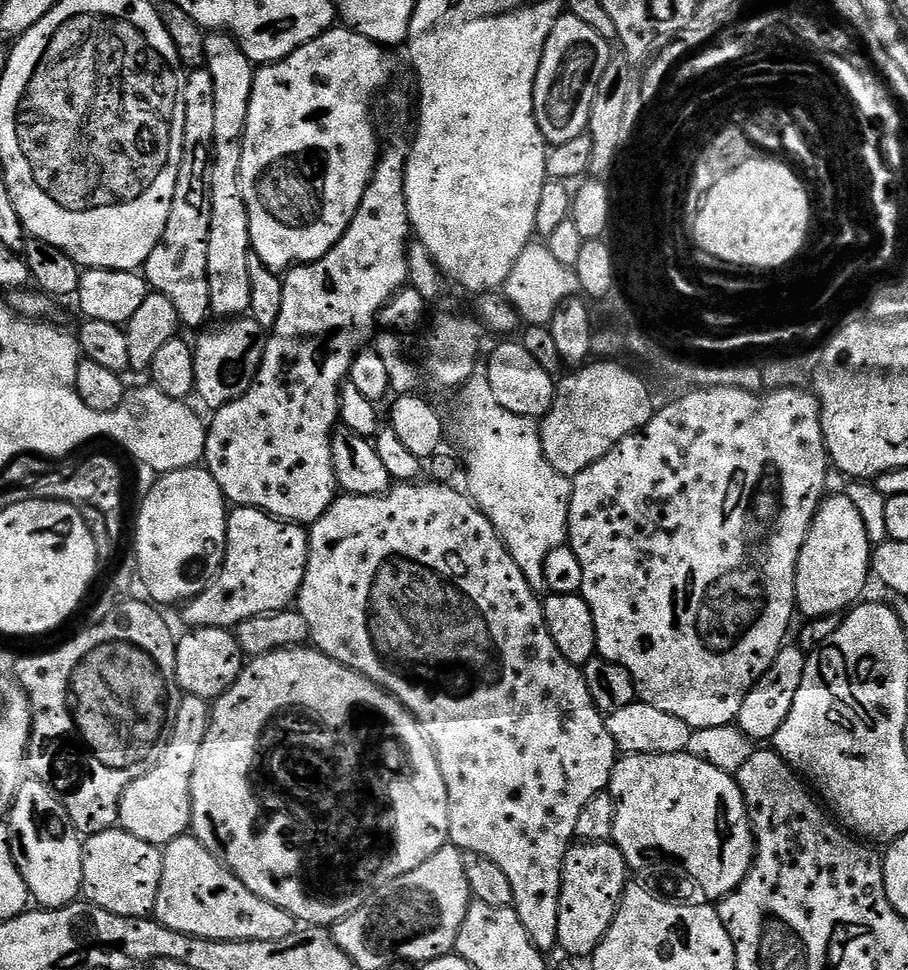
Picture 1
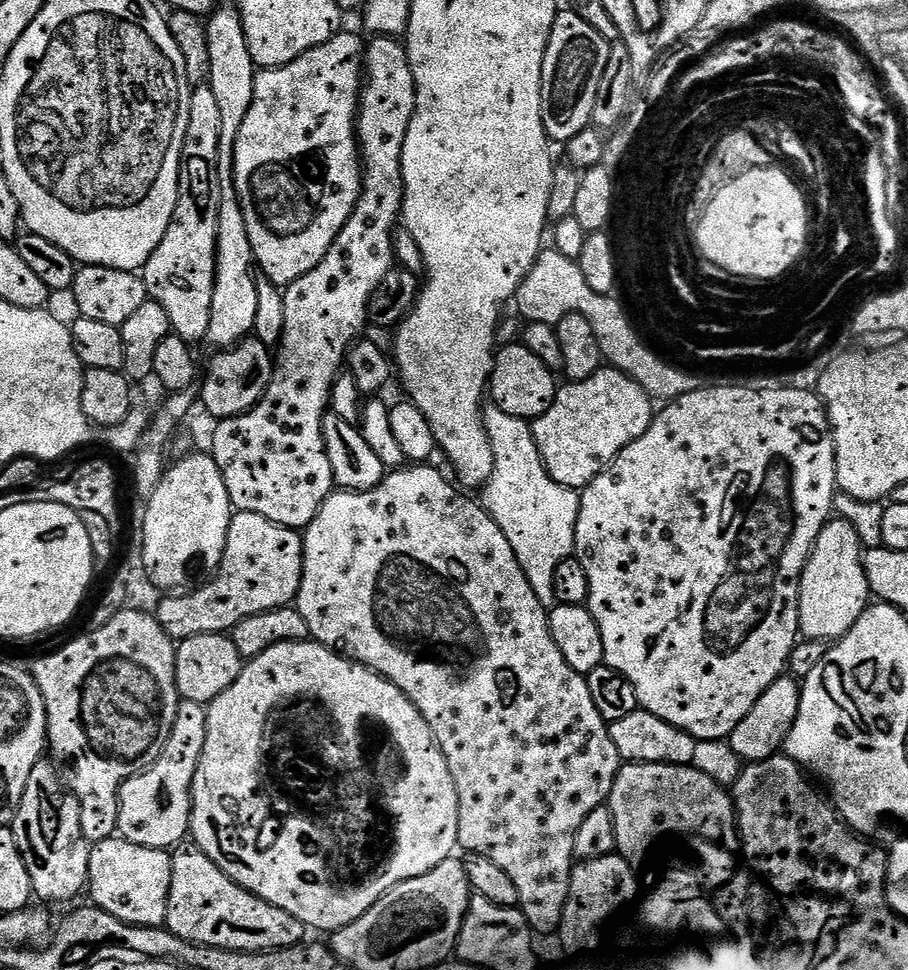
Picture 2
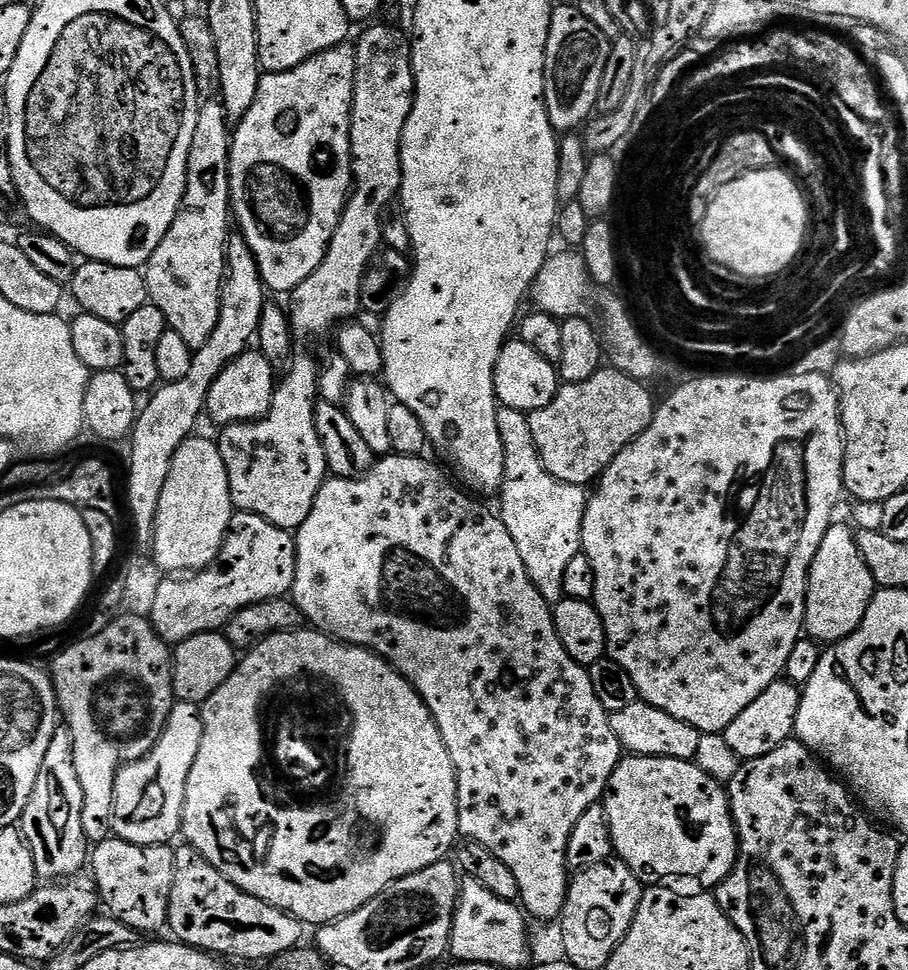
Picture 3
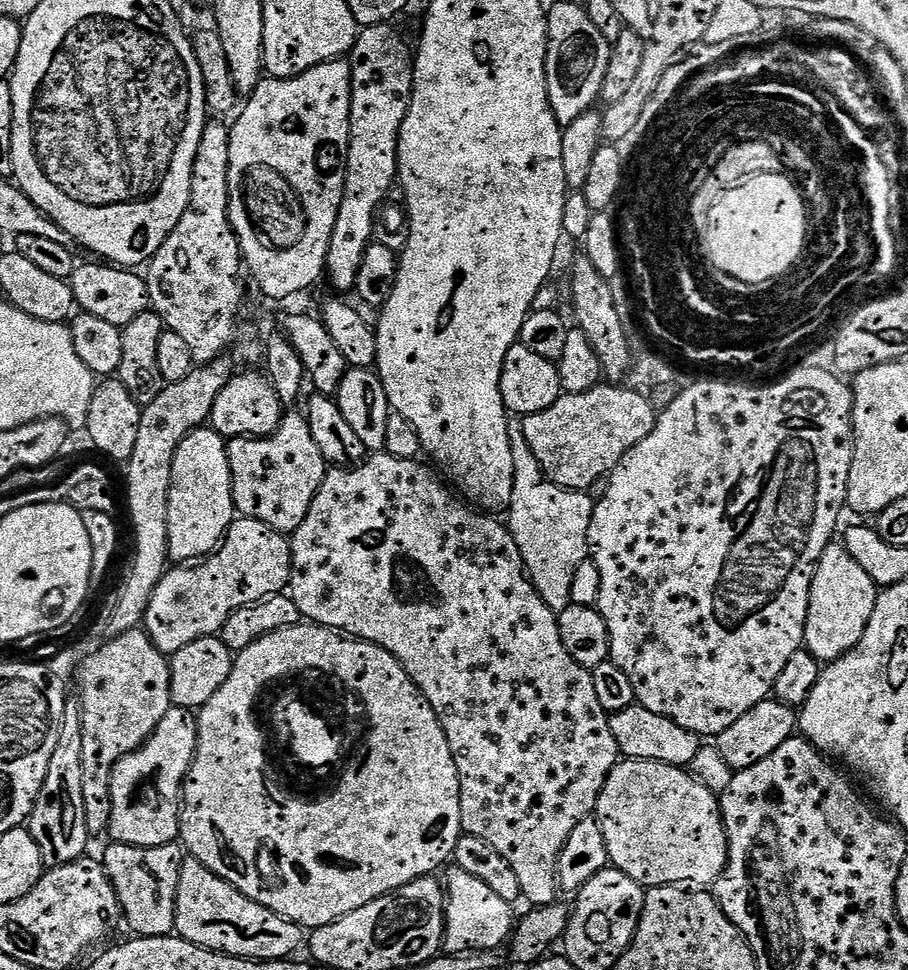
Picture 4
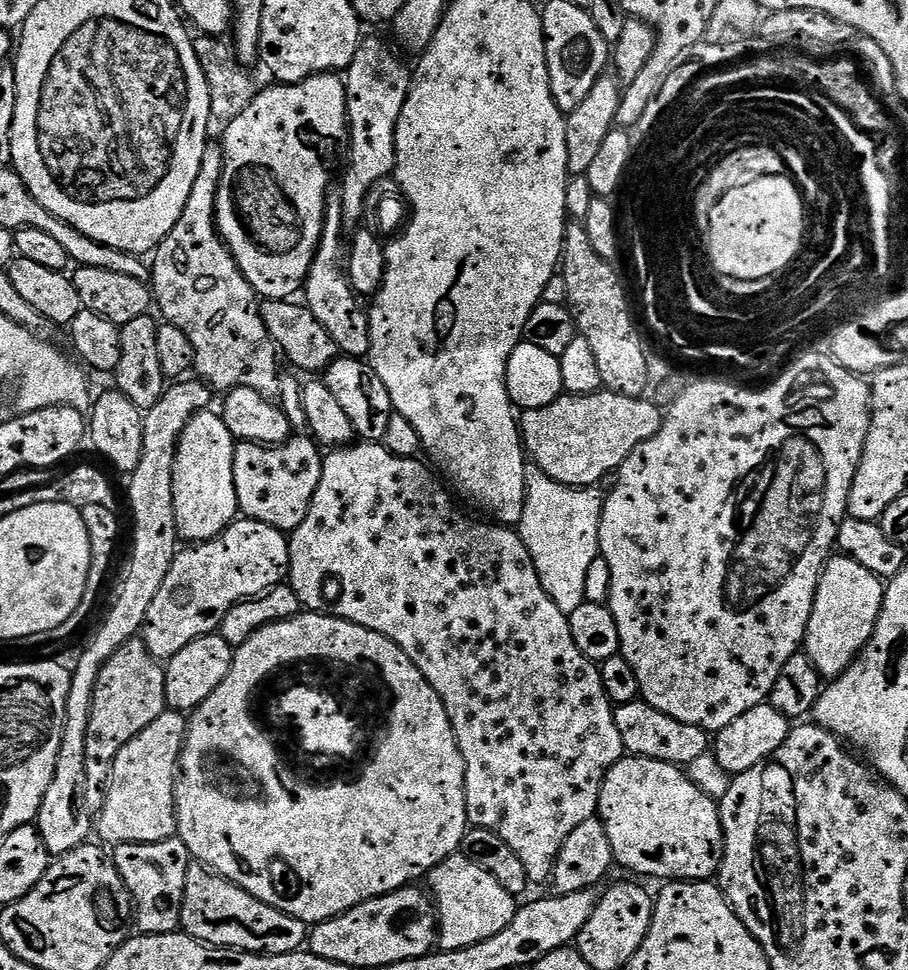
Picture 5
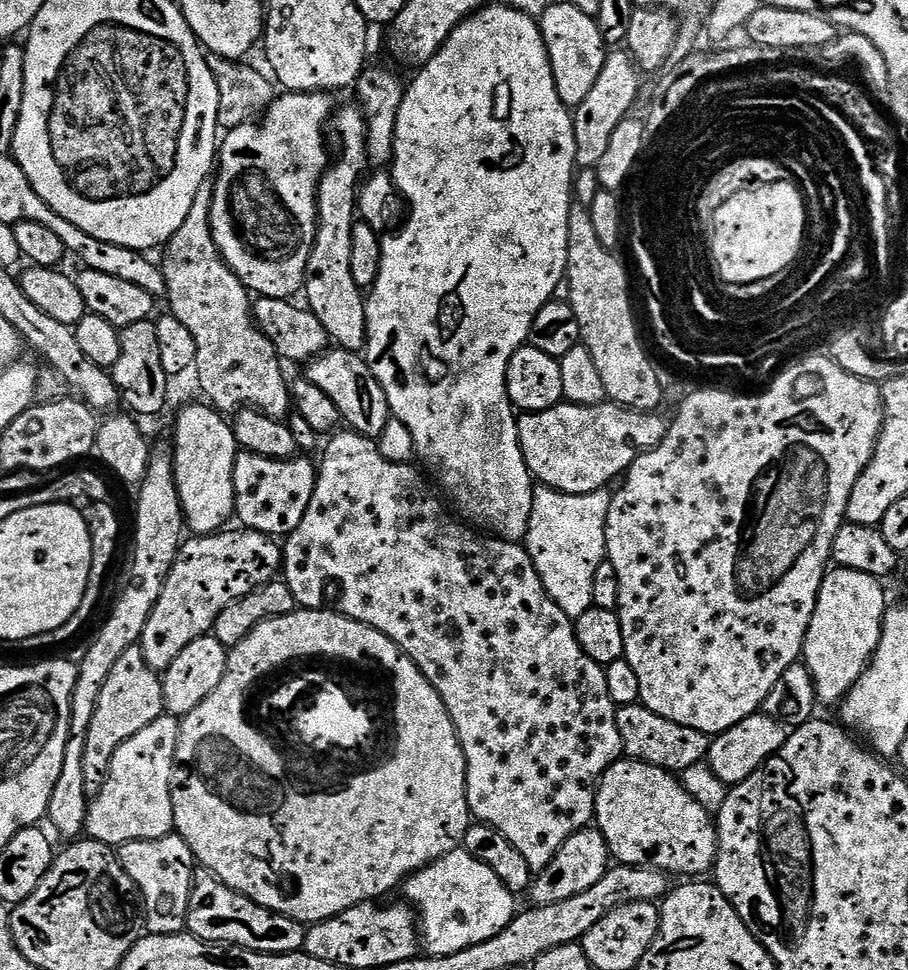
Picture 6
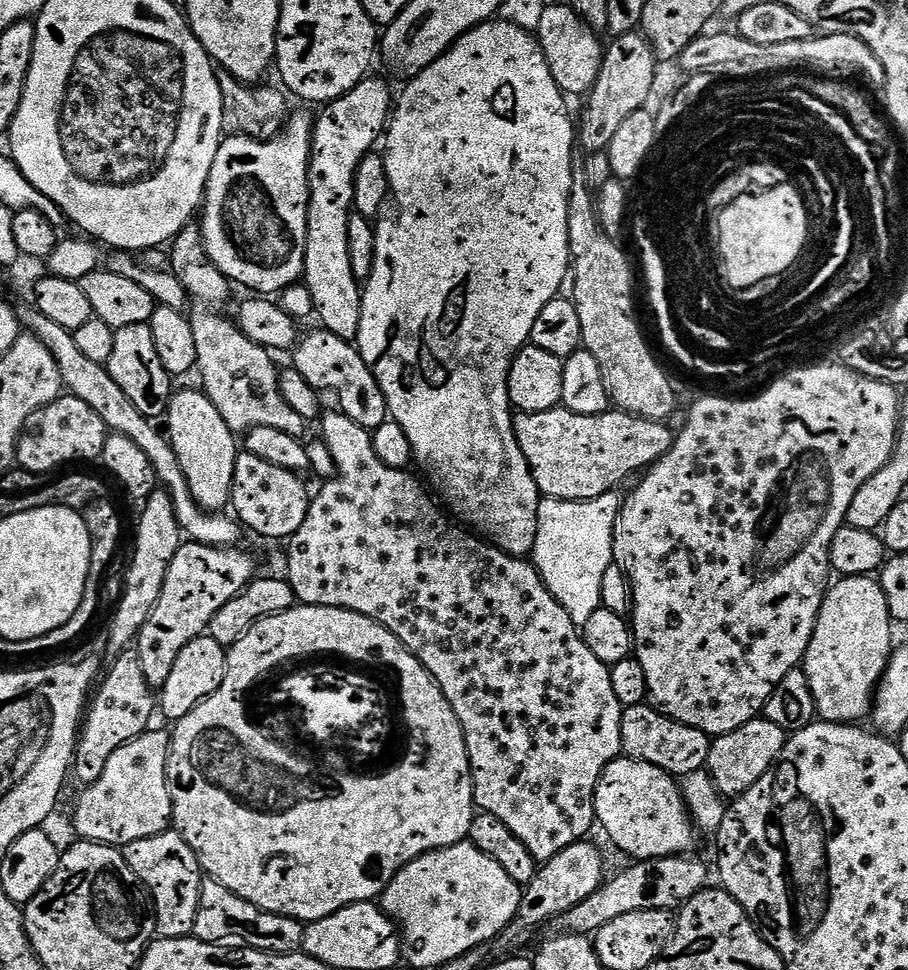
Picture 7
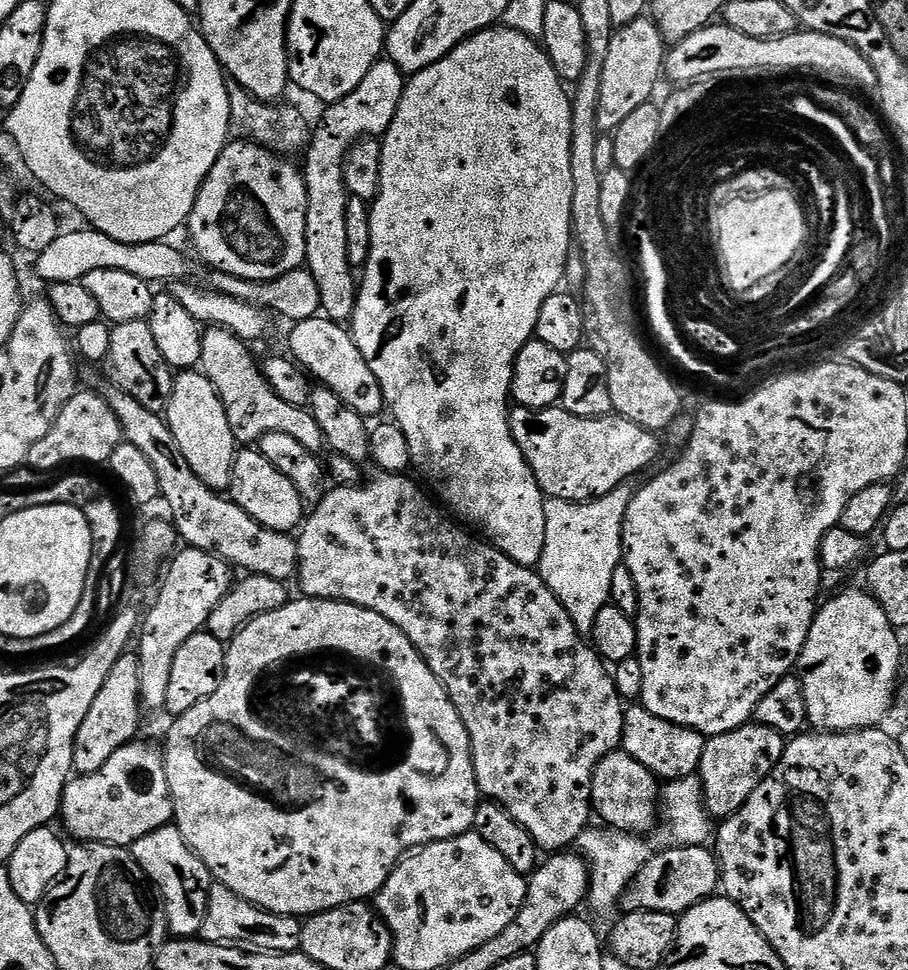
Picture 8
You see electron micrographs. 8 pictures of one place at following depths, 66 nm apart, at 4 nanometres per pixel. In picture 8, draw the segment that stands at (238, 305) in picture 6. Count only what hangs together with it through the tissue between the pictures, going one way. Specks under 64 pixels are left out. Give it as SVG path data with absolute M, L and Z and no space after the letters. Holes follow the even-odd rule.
M212 326L204 332L202 358L199 362L204 377L212 383L226 410L226 418L230 422L237 445L255 445L266 434L290 434L290 438L302 442L308 452L319 453L326 441L311 411L290 406L290 402L282 402L282 398L278 398L278 394L274 394L274 390L266 382L263 367L258 360L256 364L248 348L251 347L239 340L234 333Z

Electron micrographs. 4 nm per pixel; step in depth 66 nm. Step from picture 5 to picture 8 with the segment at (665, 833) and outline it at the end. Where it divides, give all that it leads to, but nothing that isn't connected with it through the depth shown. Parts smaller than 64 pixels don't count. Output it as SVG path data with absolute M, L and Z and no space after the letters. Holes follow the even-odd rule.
M617 750L606 754L606 758L598 762L592 779L592 806L595 815L600 815L609 829L633 834L639 833L639 828L651 829L657 823L661 800L662 788L658 777L646 770L642 762L630 758L630 754Z

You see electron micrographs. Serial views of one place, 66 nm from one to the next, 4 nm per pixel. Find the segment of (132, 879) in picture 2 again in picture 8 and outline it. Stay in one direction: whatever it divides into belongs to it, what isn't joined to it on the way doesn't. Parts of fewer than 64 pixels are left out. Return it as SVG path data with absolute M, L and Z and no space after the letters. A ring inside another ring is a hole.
M175 823L164 824L158 830L138 838L138 842L130 845L130 851L163 903L169 933L176 938L199 937L206 922L208 899L214 881L210 870L206 870L194 850L186 846L186 838L182 838Z

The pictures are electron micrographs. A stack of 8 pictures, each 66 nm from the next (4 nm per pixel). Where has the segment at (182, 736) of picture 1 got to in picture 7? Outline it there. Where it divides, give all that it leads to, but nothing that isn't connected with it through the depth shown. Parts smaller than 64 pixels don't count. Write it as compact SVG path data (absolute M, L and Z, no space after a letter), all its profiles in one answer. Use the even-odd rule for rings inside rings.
M149 730L126 742L122 750L114 750L110 762L106 762L106 770L102 770L102 778L87 785L76 800L72 824L79 839L123 846L169 831L172 824L172 799L168 789L169 743L167 731Z

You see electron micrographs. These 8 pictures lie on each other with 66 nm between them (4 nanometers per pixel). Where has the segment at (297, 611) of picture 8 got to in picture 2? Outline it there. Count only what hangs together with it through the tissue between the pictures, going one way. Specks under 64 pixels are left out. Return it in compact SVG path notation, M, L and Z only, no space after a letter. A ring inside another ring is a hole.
M311 638L290 640L270 646L262 654L251 657L245 663L244 669L238 674L236 681L226 690L222 690L222 694L218 694L218 698L214 698L211 704L207 705L207 710L206 746L202 750L202 758L198 762L198 770L194 774L194 782L192 783L191 839L196 839L193 840L195 847L206 853L235 884L242 886L248 892L254 893L257 898L264 900L267 904L286 910L286 914L298 918L298 922L302 922L309 929L325 928L328 934L332 934L339 929L345 928L348 924L353 924L359 916L366 914L366 910L370 910L370 906L374 906L374 902L378 902L378 898L382 898L382 894L386 894L398 882L420 876L453 855L452 847L455 849L458 844L458 790L454 786L454 778L450 774L450 766L442 754L440 743L436 741L436 735L432 732L432 728L428 725L426 718L418 710L418 706L414 706L414 702L410 702L408 695L397 684L390 682L387 677L381 676L375 669L368 668L367 665L357 663L354 660L349 660L347 656L340 655L336 649L328 648L325 644L318 644ZM272 808L277 808L280 811L280 825L276 828L276 836L272 833Z

